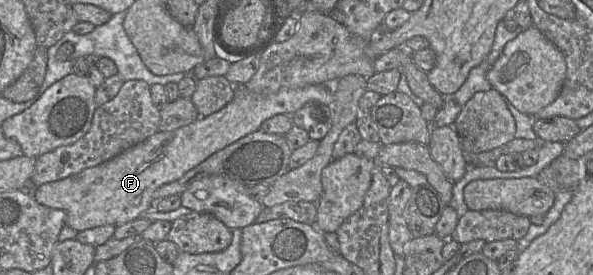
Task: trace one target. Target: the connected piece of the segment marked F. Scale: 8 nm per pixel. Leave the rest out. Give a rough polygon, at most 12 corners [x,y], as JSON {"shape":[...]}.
{"shape":[[335,86],[258,95],[32,189],[84,231],[153,208],[153,193]]}

